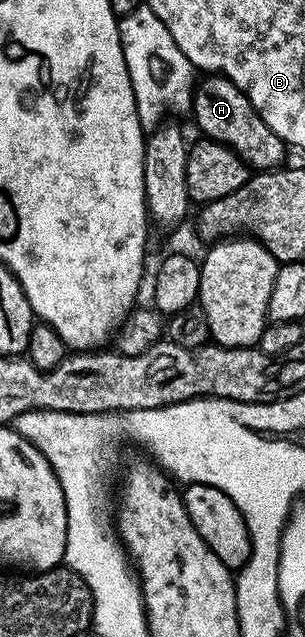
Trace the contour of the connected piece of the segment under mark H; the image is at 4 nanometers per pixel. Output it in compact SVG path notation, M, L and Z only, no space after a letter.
M208 73L197 82L190 115L196 118L201 136L229 147L249 169L262 172L279 168L285 162L286 144L280 140L278 133L274 133L274 129L270 129L270 125L266 125L266 121L262 121L258 109L250 105L246 93L242 93L242 89L238 89L238 85L224 75Z

